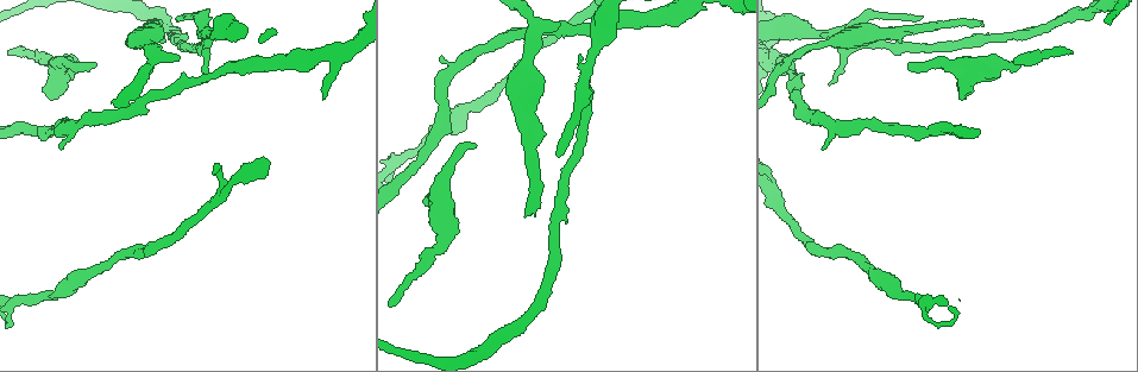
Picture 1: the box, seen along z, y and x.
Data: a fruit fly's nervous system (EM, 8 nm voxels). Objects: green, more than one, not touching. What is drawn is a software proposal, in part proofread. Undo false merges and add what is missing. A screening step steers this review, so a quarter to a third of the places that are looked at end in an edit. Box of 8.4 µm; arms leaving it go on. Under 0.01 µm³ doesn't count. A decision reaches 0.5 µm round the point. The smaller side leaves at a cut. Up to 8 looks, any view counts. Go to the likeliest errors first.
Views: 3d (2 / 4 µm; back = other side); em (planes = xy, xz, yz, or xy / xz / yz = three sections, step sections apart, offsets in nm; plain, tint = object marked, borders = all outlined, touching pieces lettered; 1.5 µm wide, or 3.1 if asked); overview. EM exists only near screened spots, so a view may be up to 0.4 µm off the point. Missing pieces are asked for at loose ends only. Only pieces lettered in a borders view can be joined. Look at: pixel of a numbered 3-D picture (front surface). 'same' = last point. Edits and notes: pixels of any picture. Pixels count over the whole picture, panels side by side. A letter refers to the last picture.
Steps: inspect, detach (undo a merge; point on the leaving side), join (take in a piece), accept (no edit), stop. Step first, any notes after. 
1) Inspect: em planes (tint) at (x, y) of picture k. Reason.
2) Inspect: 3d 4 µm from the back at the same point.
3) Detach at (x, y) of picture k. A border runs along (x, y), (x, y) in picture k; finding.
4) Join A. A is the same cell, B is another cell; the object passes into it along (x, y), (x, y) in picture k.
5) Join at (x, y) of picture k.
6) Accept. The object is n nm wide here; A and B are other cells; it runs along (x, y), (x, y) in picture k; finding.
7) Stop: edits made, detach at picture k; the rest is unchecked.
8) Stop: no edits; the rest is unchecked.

Inspect: em planes (plain) at (97, 64) of picture 1. Free end.

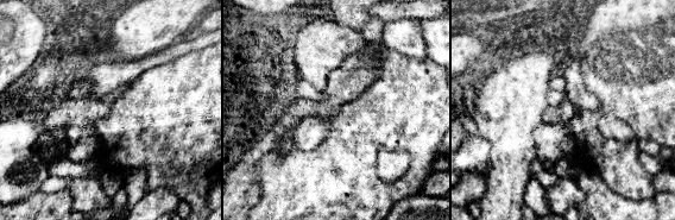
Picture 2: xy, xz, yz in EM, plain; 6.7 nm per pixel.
Inspect: em planes (tint) at the same point. With the object marked.

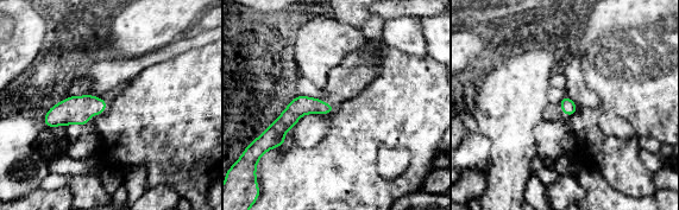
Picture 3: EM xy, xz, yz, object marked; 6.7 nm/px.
Inspect: em planes (borders) at the same point.

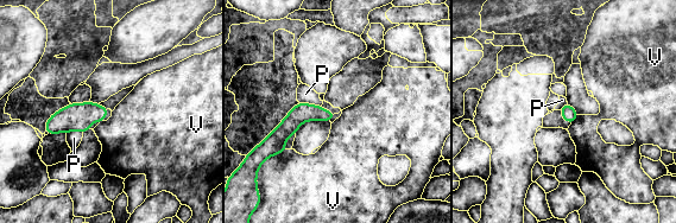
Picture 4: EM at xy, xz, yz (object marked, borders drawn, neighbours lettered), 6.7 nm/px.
Accept. P and V are other cells; a border runs along (286, 150), (269, 158) in picture 4; none of them fits.

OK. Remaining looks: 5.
Inspect: 3d 4 µm at (202, 29) of picture 1.

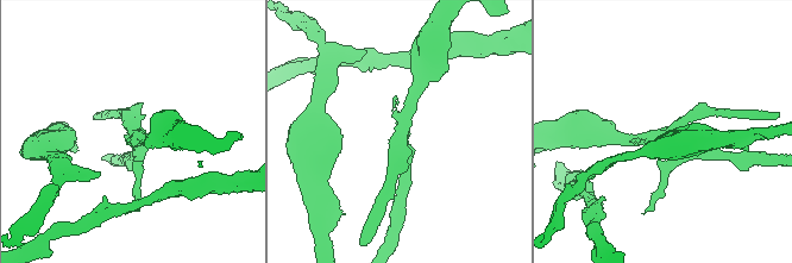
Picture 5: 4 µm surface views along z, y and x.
Inspect: em planes (borders) at (665, 129) of picture 5.

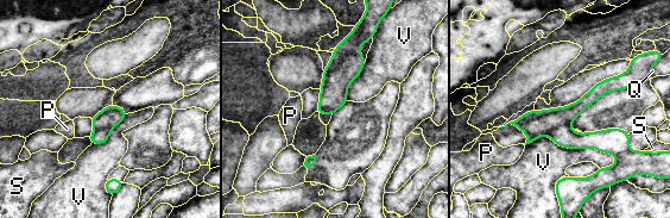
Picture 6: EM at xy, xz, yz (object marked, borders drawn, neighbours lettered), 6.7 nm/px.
Detach at (536, 123) of picture 6. The object is 150 nm wide here; P, Q, S and V are other cells; a border runs along (568, 124), (561, 124), (542, 134) in picture 6; a second cell is stuck on.

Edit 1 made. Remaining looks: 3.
Stop: edits made, detach at picture 6; the rest is unchecked.

